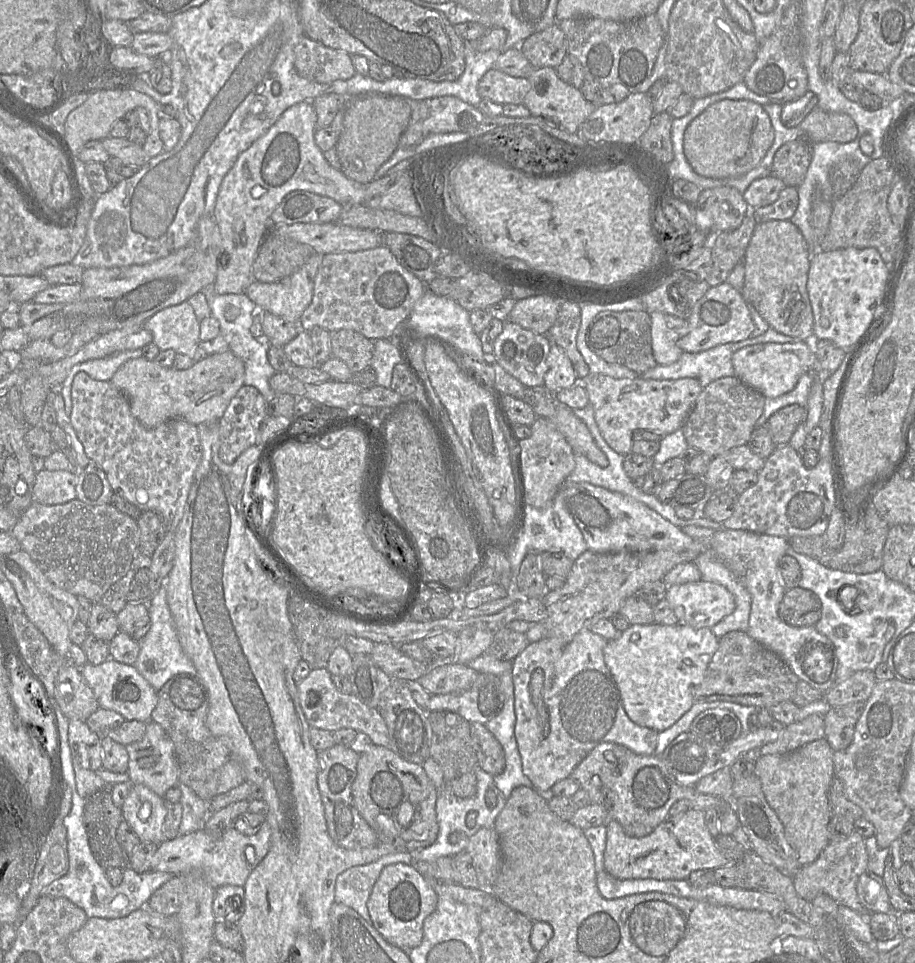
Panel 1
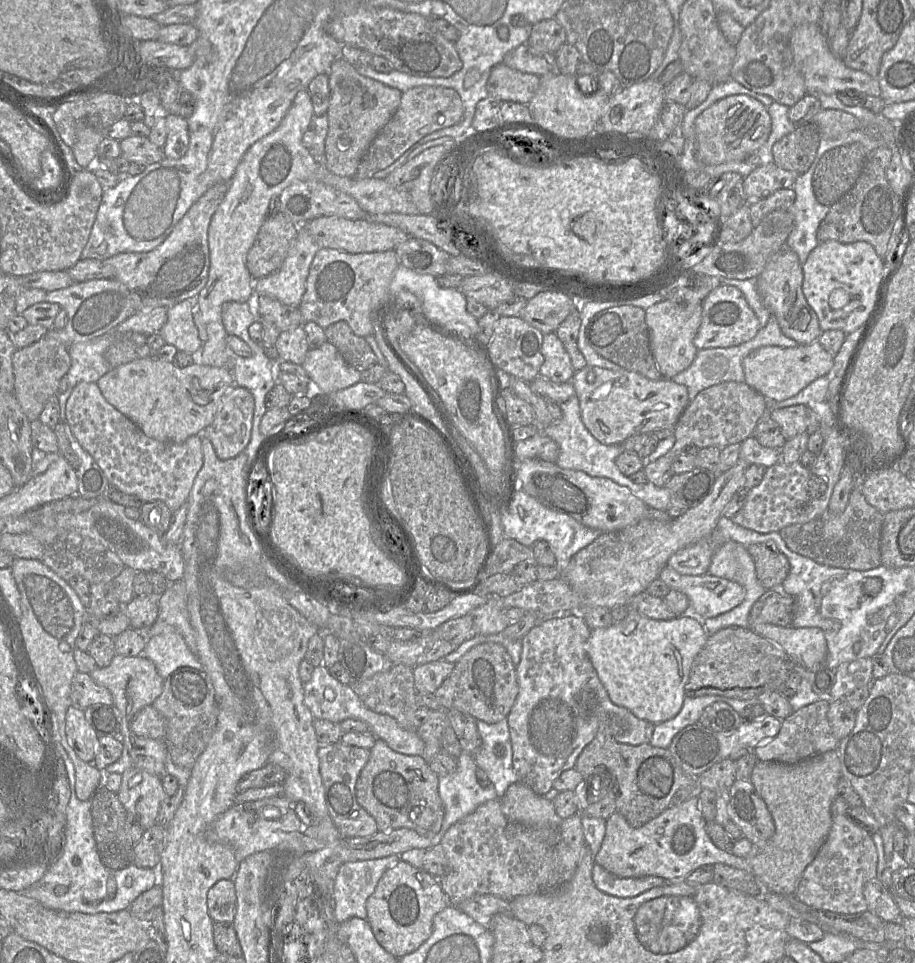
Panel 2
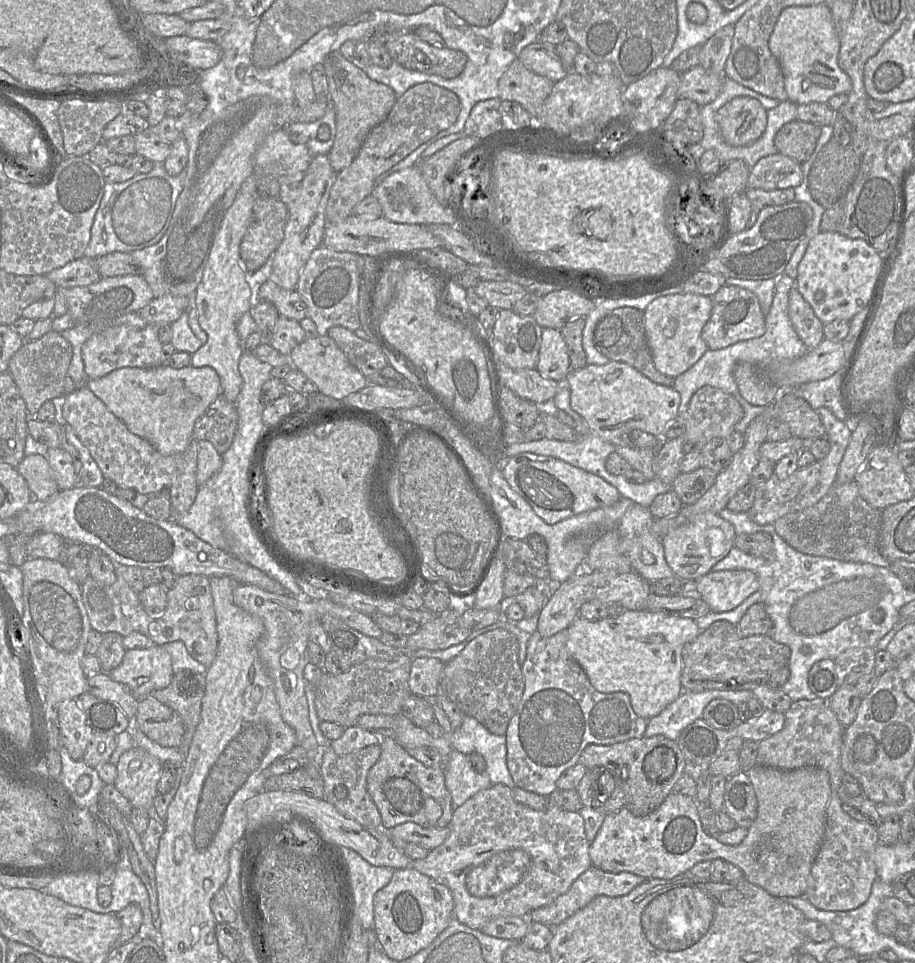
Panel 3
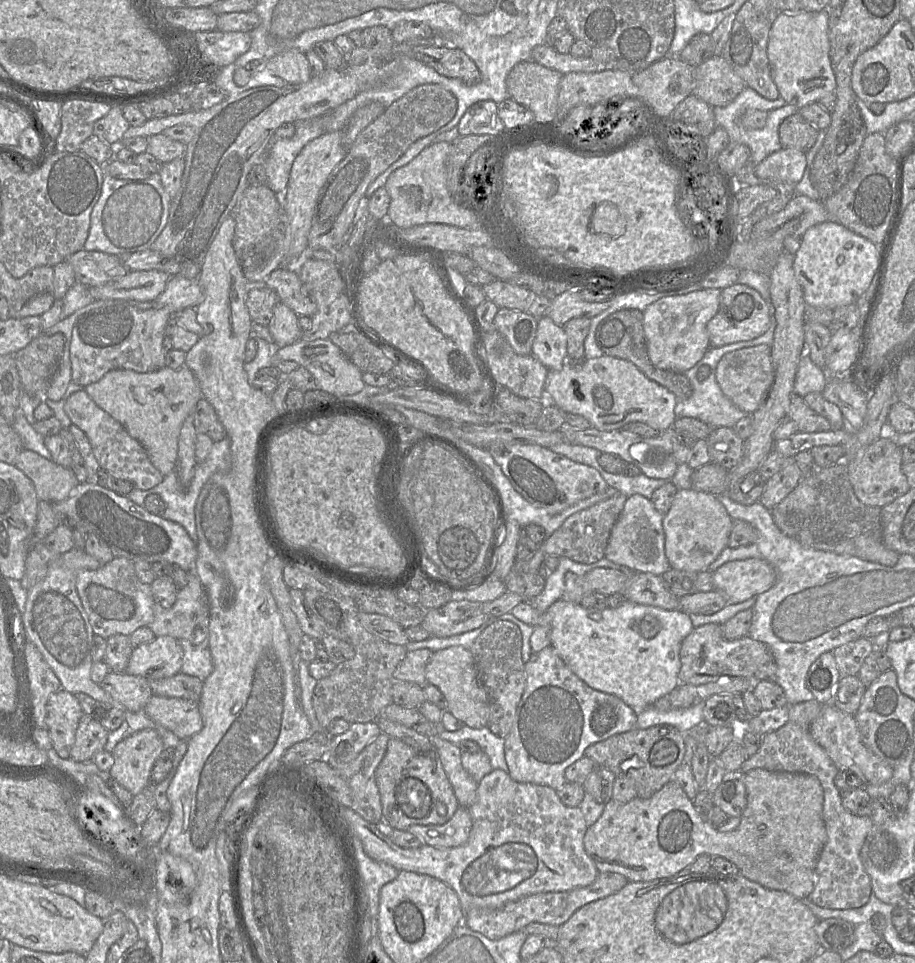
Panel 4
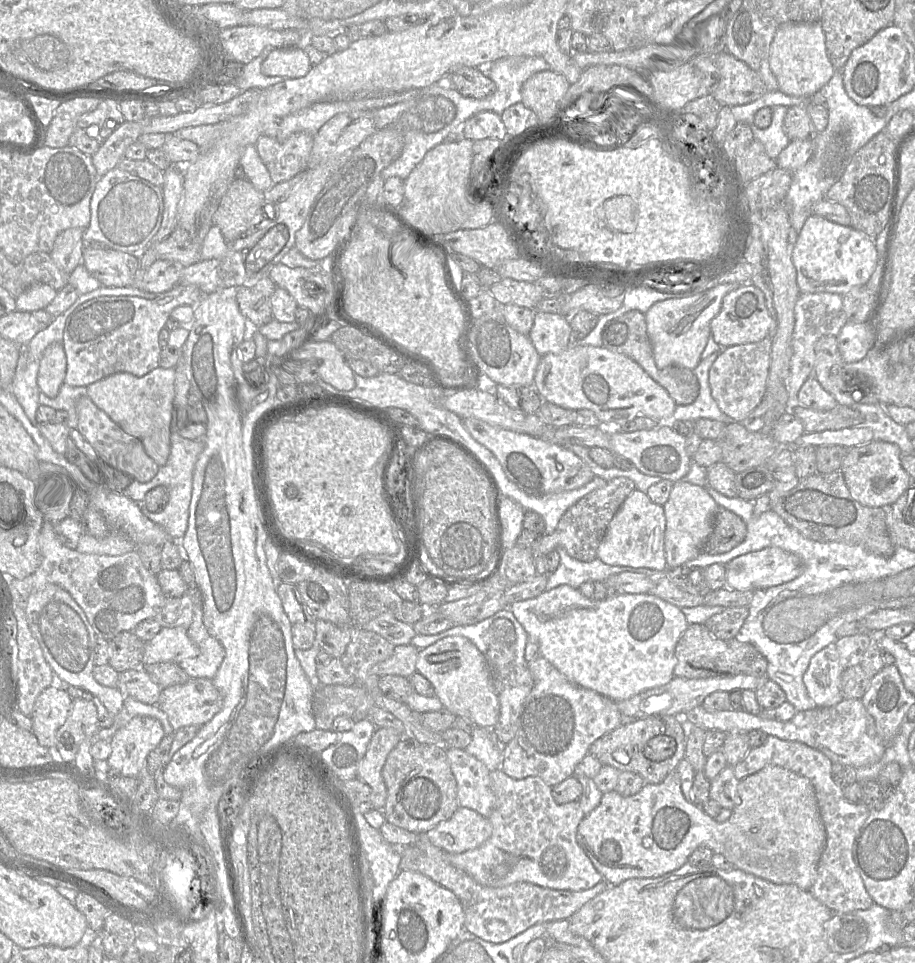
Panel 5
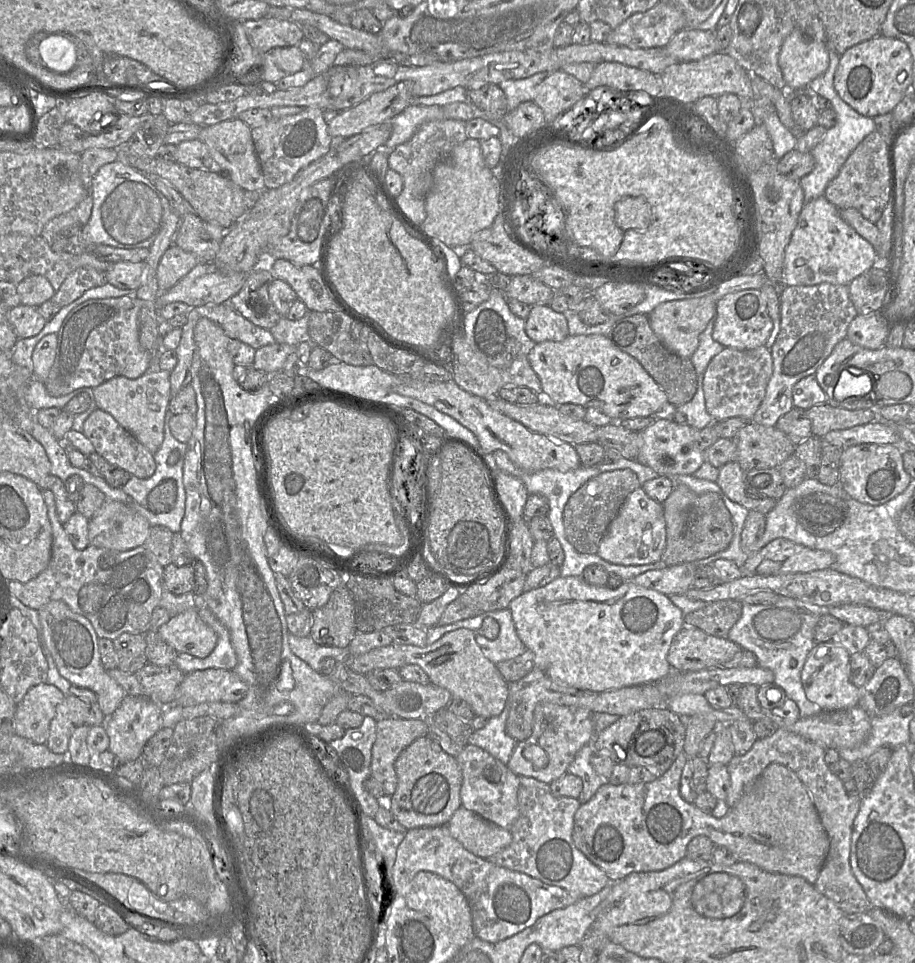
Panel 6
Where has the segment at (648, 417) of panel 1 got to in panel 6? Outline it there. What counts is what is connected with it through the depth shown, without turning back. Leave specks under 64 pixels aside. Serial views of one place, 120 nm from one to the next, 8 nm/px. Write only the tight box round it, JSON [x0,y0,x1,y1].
[527,335,668,423]

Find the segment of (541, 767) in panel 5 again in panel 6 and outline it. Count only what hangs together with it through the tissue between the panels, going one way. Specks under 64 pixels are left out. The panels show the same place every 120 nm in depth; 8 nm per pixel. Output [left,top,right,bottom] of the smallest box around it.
[507,702,595,784]

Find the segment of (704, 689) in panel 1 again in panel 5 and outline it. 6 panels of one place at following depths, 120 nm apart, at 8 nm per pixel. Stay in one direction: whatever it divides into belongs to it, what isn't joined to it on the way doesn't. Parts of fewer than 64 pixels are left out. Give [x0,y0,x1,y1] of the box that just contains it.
[674,624,759,679]

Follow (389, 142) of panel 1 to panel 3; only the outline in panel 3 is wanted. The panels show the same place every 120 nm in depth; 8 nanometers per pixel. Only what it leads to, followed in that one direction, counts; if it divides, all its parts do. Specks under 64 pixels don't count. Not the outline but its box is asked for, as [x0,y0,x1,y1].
[323,51,396,173]

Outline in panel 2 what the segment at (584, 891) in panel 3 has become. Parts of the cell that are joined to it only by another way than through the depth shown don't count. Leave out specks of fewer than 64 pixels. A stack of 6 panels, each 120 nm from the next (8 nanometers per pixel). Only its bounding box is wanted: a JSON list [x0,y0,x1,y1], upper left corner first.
[592,863,669,898]

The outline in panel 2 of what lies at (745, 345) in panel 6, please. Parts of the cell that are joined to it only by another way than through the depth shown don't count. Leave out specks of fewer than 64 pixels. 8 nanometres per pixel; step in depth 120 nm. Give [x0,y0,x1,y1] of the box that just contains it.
[694,284,760,350]

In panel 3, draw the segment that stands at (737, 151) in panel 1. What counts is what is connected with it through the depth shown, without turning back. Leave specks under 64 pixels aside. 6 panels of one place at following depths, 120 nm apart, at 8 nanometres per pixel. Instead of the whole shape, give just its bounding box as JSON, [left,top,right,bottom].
[716,96,767,145]

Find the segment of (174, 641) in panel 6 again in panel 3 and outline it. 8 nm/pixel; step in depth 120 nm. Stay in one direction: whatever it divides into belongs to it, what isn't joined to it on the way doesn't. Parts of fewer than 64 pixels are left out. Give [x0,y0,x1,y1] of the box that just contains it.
[108,644,174,701]

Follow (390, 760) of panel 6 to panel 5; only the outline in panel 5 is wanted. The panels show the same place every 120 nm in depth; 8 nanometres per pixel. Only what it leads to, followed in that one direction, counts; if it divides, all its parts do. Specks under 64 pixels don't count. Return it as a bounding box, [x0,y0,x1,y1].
[357,728,404,809]

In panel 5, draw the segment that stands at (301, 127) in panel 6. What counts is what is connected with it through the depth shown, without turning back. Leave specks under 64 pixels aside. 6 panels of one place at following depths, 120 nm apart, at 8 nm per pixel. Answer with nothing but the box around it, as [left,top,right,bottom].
[255,132,314,184]

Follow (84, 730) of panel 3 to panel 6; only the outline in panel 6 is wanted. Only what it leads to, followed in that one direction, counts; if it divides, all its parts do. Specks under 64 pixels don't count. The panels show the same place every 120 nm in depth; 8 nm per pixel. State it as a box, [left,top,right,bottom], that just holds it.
[10,683,64,744]

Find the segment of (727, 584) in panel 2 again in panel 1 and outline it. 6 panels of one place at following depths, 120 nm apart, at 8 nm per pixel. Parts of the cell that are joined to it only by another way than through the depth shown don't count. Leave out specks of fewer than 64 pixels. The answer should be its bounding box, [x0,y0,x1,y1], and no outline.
[665,580,736,629]

